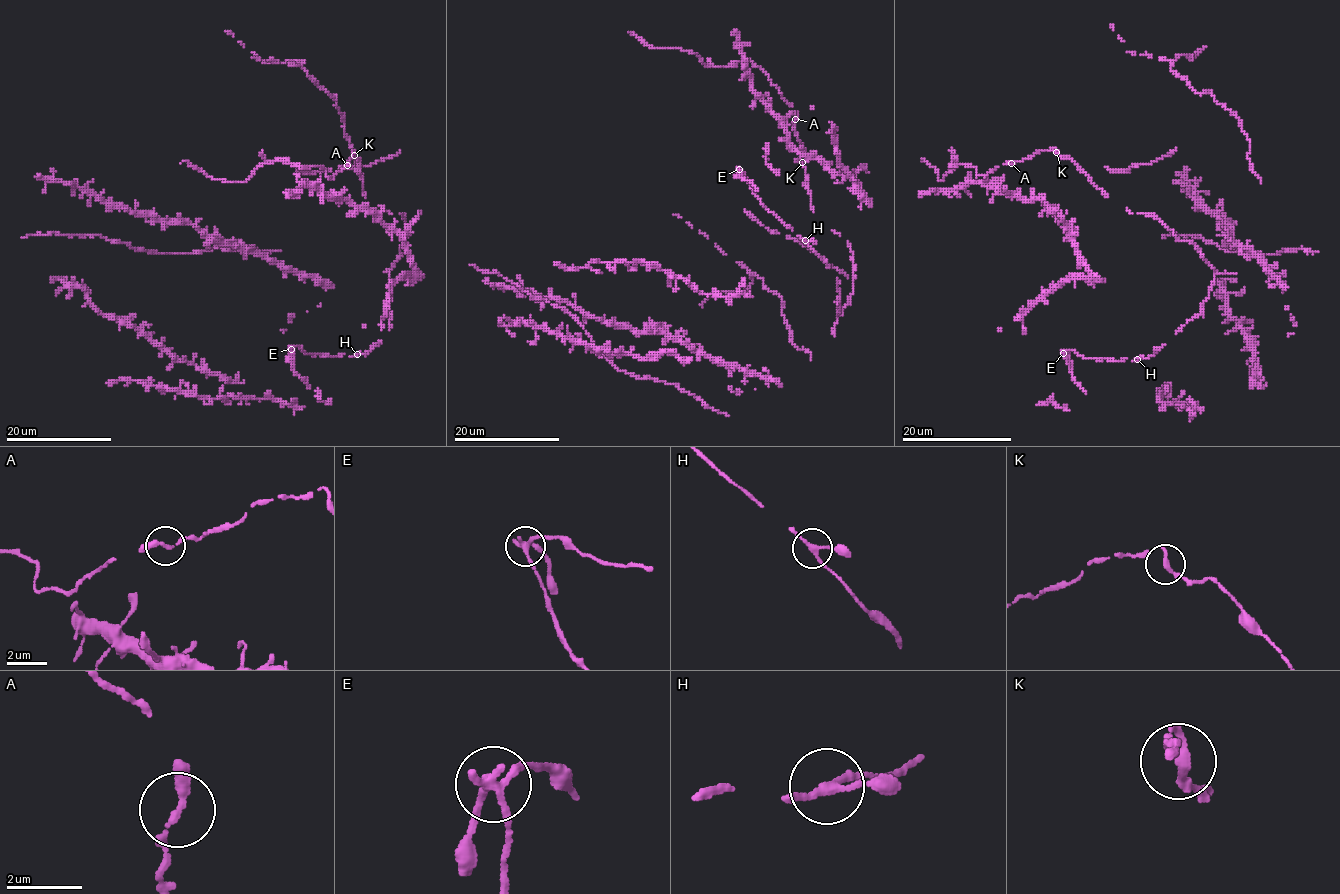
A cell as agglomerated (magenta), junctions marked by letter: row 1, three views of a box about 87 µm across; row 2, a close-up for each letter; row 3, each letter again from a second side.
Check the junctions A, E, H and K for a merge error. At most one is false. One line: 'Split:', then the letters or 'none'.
Split: E

